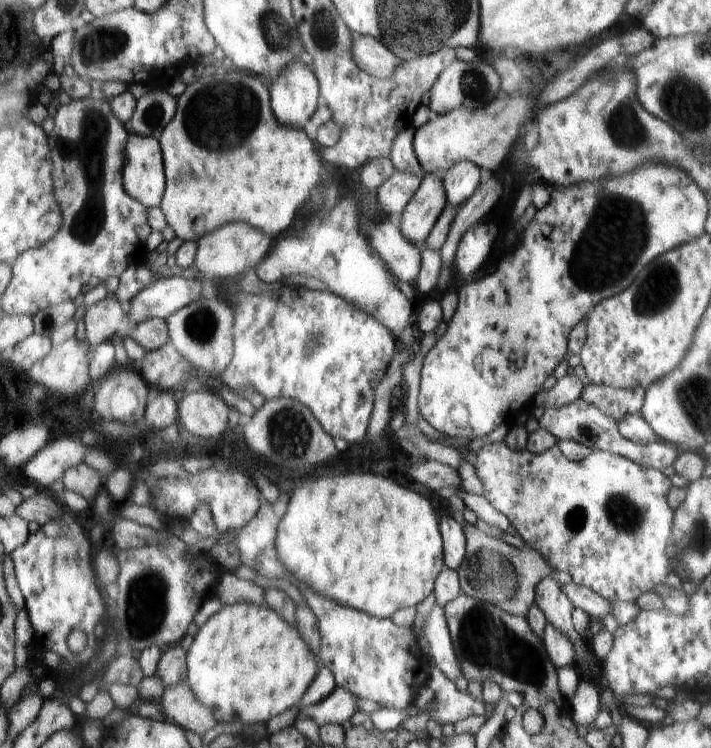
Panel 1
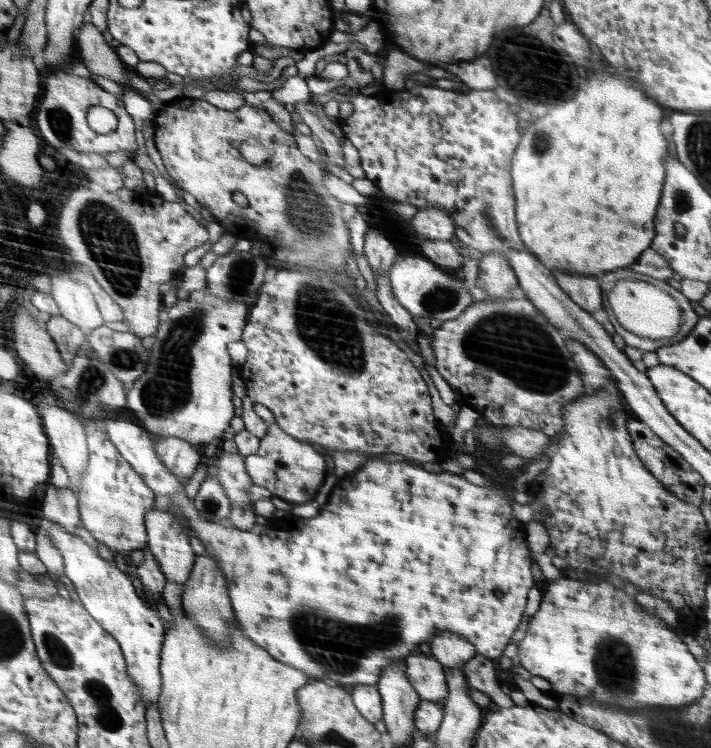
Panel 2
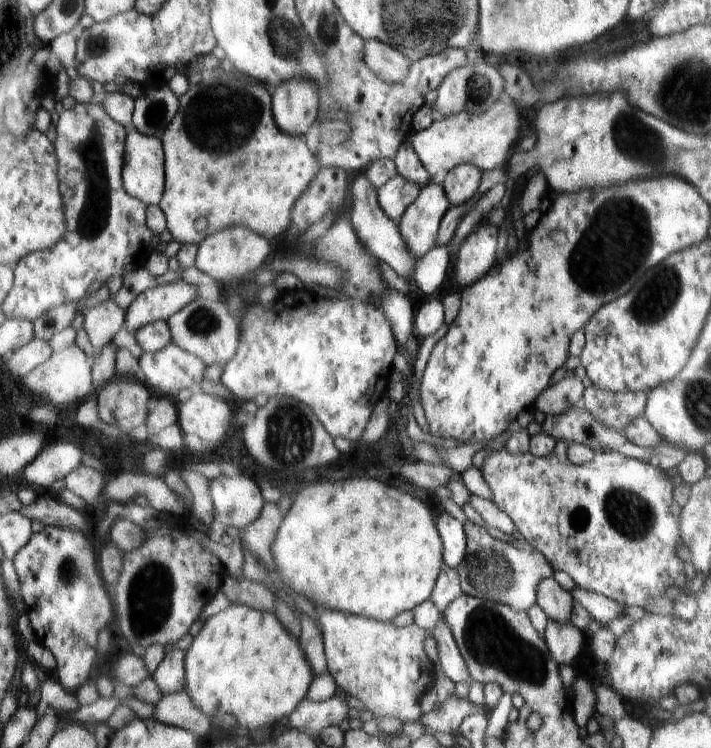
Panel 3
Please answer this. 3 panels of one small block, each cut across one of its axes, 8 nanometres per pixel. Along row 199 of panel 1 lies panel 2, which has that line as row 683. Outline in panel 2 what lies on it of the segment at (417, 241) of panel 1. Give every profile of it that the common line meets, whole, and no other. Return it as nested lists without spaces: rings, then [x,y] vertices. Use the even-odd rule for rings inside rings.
[[[419,652],[405,659],[405,670],[409,682],[417,690],[421,699],[442,702],[448,693],[447,676],[444,675],[443,664],[433,656]]]

